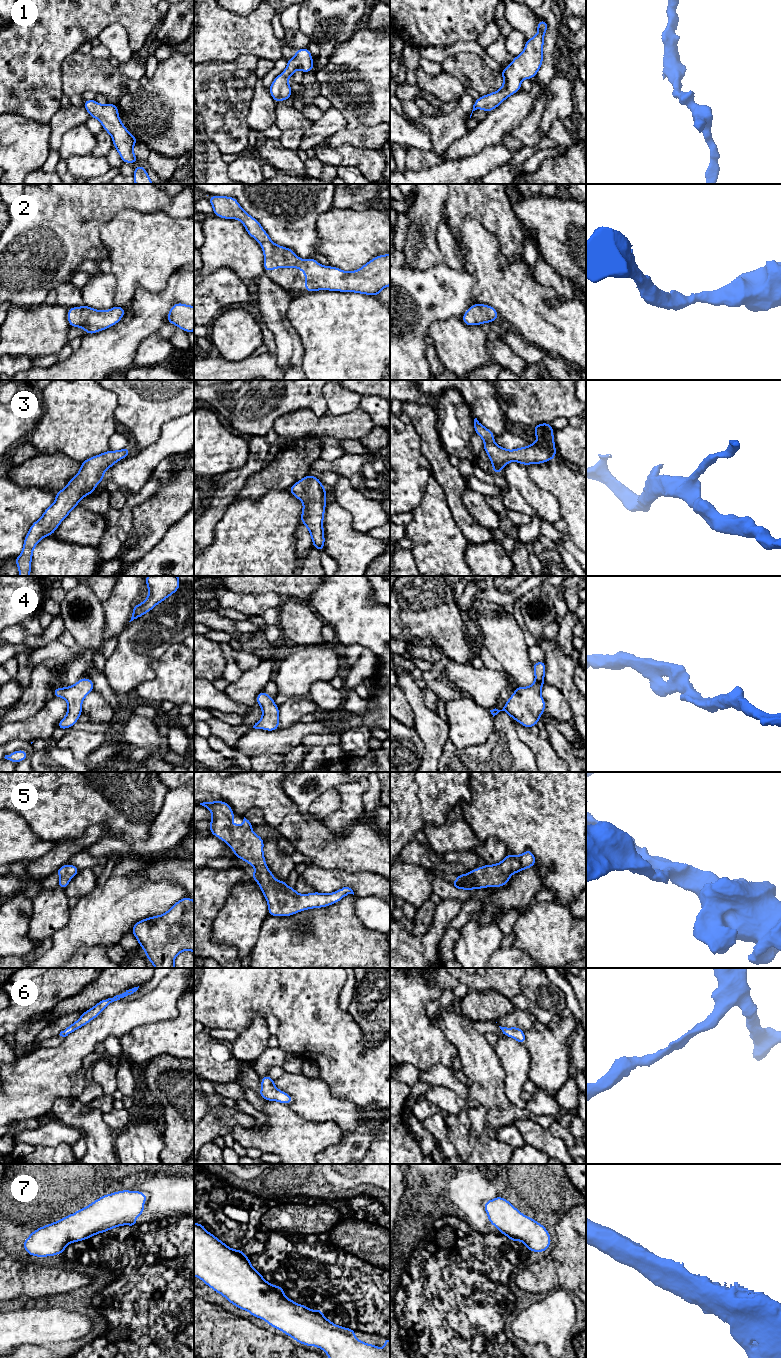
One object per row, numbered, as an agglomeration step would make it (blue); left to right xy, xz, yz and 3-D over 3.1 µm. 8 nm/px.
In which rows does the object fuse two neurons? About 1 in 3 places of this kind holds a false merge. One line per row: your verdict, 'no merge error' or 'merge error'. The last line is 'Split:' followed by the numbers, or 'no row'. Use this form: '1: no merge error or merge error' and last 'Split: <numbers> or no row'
1: no merge error
2: no merge error
3: no merge error
4: no merge error
5: no merge error
6: no merge error
7: no merge error
Split: no row

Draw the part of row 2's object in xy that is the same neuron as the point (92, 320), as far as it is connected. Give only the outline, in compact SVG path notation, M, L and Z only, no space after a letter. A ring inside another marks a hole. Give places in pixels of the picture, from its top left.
M83 305L68 309L67 319L70 327L79 327L88 334L94 334L114 326L125 314L124 307L114 306L112 309L99 311Z

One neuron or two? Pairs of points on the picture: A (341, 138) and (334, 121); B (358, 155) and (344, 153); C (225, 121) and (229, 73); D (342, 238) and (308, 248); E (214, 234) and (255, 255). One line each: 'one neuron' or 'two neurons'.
A: two neurons
B: one neuron
C: one neuron
D: two neurons
E: one neuron

